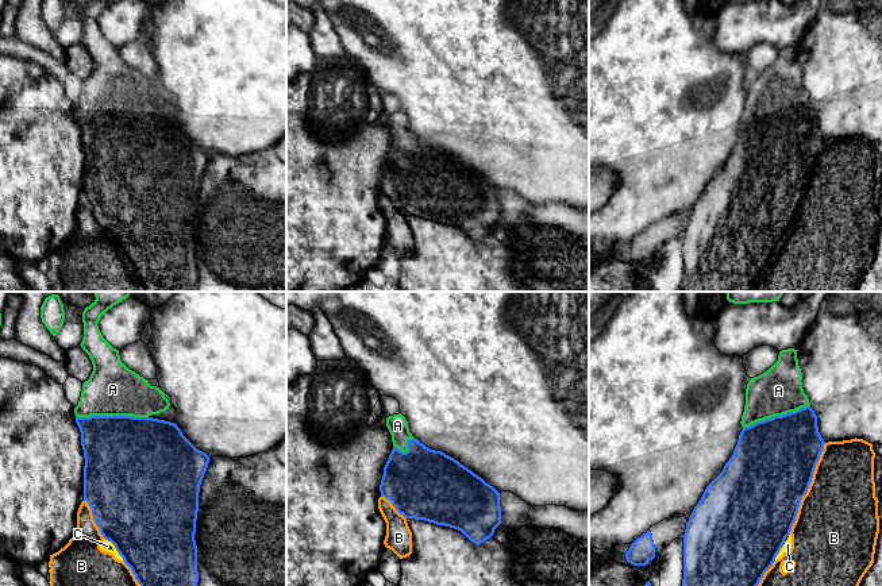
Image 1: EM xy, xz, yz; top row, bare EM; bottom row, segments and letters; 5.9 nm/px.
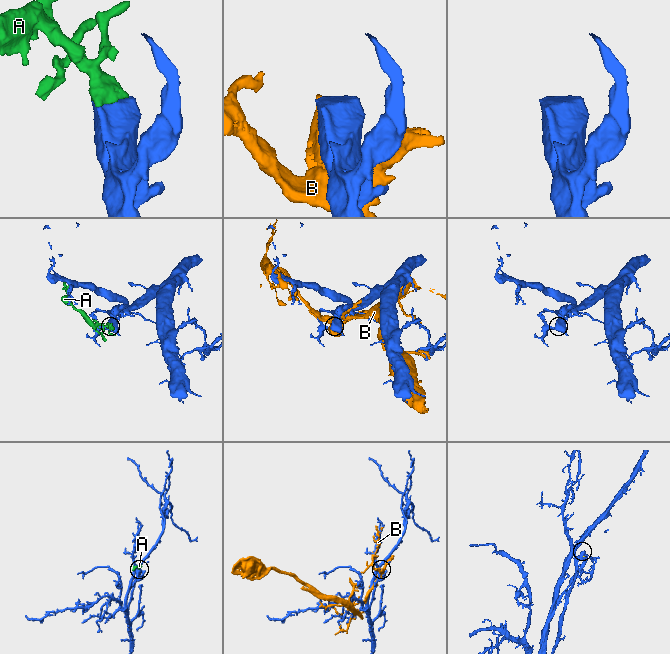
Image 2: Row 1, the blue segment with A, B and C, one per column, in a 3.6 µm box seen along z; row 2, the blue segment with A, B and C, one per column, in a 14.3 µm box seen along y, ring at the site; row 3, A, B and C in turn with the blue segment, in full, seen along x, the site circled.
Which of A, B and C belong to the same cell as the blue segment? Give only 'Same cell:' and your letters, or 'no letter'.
Same cell: A

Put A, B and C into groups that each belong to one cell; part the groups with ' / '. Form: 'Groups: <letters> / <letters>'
Groups: A / B C

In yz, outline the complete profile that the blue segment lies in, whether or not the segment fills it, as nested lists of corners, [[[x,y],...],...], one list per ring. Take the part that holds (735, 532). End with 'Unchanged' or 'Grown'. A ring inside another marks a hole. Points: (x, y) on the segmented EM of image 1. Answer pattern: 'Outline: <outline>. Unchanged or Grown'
Outline: [[[779,351],[778,361],[747,383],[740,421],[743,429],[733,454],[723,471],[706,486],[686,523],[682,586],[758,586],[790,535],[825,444],[819,432],[817,416],[802,389],[797,351]]]. Grown

